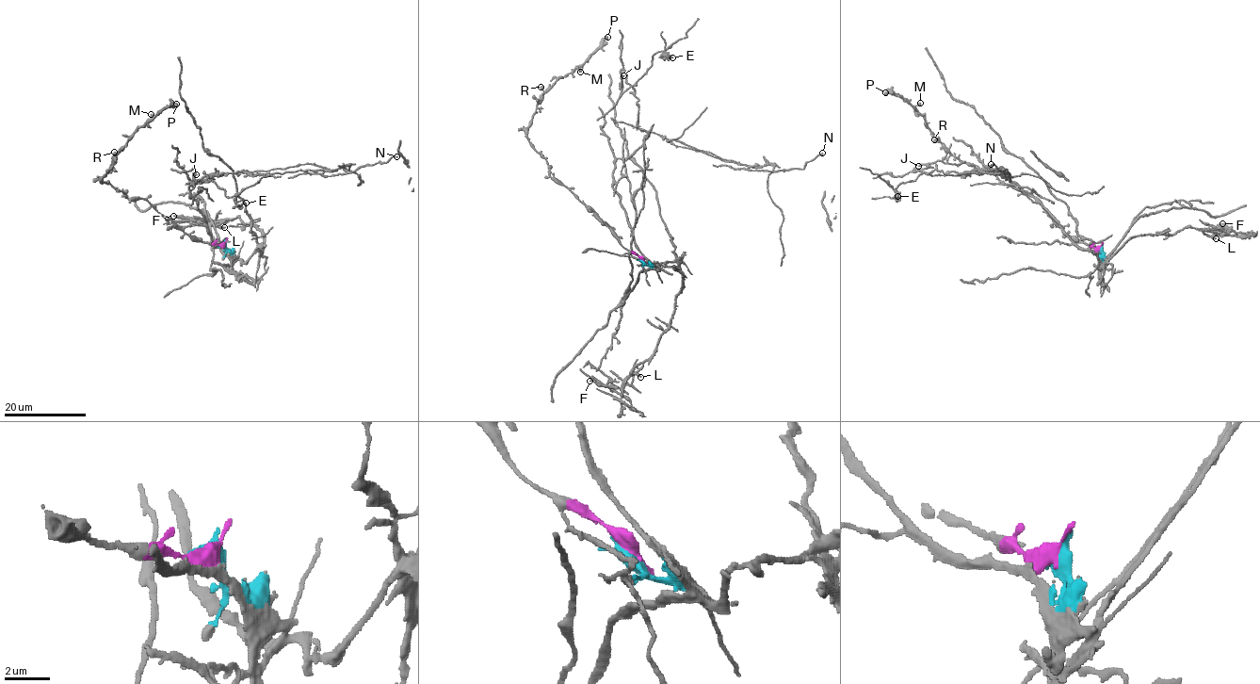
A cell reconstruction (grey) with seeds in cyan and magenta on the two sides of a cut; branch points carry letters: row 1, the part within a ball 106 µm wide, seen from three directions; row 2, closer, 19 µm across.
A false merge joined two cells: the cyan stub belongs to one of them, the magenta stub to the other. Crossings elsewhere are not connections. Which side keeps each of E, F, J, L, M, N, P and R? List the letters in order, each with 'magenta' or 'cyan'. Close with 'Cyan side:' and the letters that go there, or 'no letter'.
E: cyan
F: cyan
J: cyan
L: cyan
M: magenta
N: cyan
P: magenta
R: magenta
Cyan side: E, F, J, L, N

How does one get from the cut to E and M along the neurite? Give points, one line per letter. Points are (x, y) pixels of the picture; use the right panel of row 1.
E: (1099, 248), (1102, 254), (1078, 246), (1016, 184), (987, 169), (921, 172), (914, 180), (892, 188), (897, 196)
M: (1099, 248), (1074, 242), (1031, 193), (961, 161), (915, 109), (920, 103)

